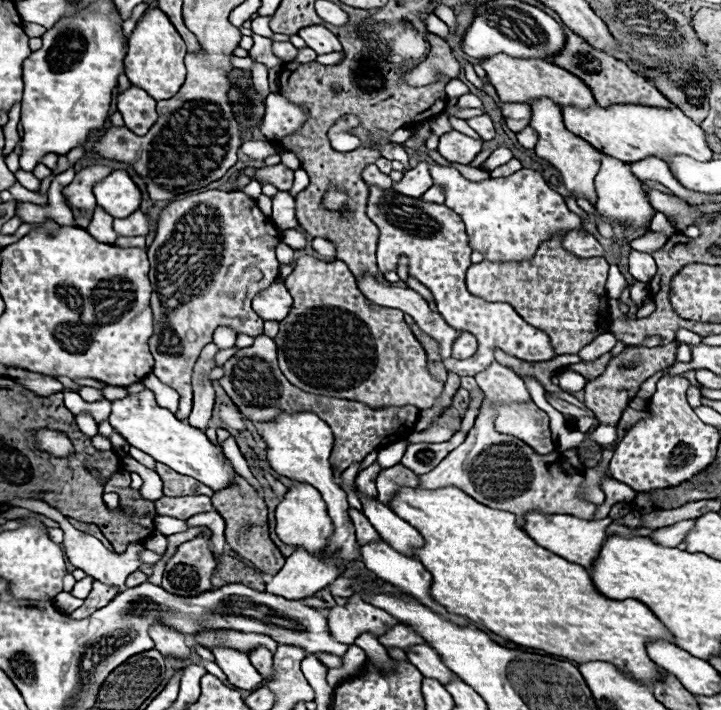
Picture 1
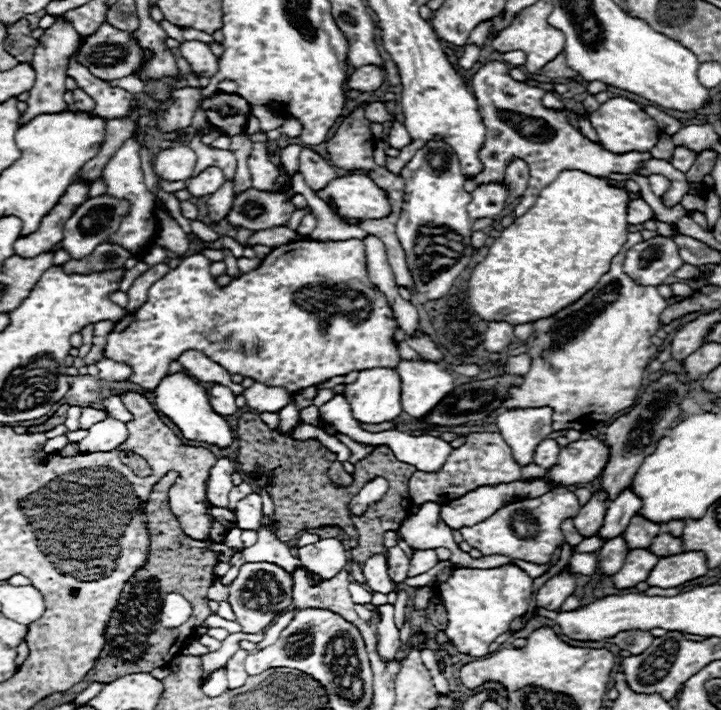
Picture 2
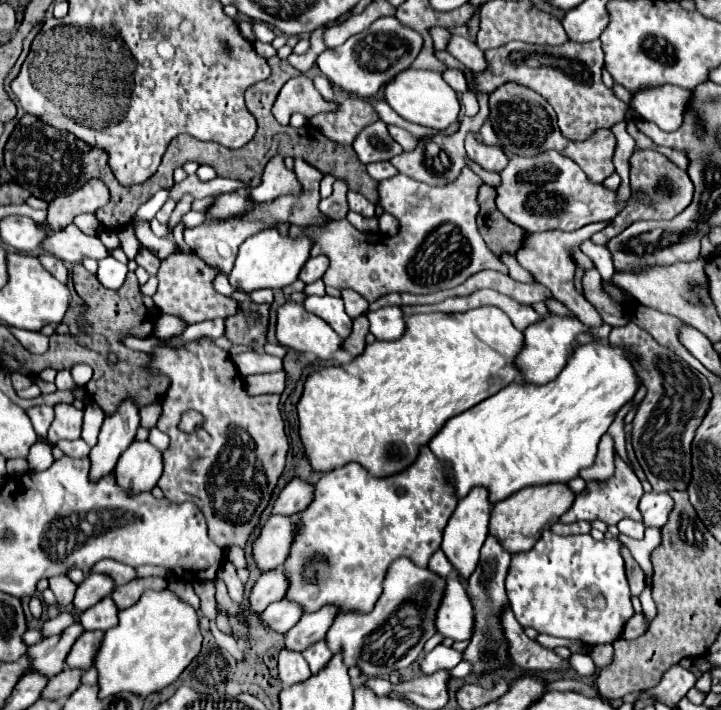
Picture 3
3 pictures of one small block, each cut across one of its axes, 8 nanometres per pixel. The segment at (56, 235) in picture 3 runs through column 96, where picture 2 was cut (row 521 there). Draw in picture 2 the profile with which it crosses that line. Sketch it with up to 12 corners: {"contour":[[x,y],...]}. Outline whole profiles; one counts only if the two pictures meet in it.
{"contour":[[248,494],[236,506],[236,526],[256,530],[262,520],[262,498]]}

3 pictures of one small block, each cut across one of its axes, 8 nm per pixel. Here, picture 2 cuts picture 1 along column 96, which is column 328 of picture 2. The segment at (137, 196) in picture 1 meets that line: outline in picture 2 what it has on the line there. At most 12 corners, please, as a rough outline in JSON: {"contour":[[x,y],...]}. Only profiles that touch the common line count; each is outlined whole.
{"contour":[[364,174],[334,178],[316,196],[344,218],[384,218],[390,204]]}

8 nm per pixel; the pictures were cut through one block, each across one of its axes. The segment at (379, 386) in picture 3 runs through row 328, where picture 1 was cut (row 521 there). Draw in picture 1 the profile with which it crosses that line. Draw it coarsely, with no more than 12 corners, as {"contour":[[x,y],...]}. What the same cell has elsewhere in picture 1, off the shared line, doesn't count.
{"contour":[[402,486],[432,598],[506,640],[648,686],[672,636],[512,512]]}

